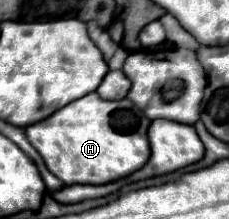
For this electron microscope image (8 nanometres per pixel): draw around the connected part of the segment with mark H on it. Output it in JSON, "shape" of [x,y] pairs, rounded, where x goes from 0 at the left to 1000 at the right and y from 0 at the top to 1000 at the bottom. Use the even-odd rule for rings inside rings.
{"shape":[[[389,425],[109,598],[231,799],[275,817],[293,845],[432,845],[537,817],[642,744],[659,717],[659,671],[642,653],[651,571],[659,543],[642,543],[563,452],[459,461],[424,425]]]}

